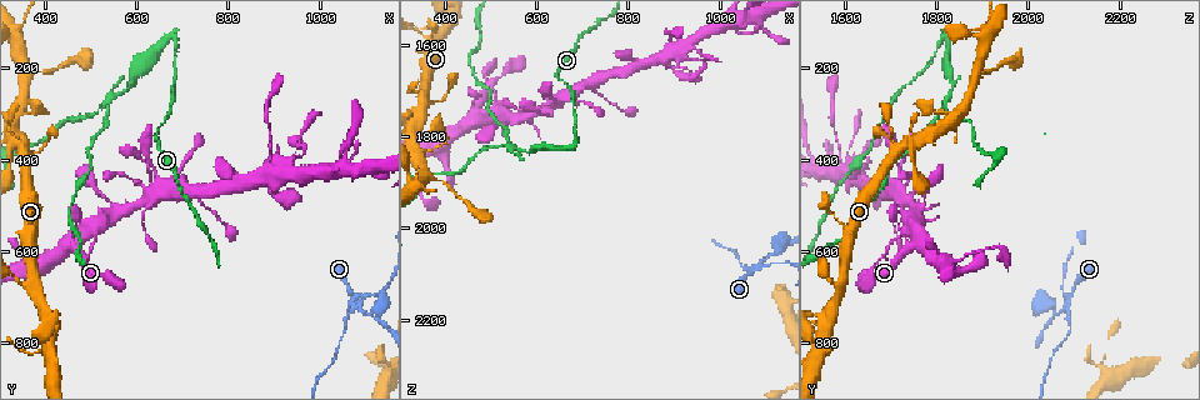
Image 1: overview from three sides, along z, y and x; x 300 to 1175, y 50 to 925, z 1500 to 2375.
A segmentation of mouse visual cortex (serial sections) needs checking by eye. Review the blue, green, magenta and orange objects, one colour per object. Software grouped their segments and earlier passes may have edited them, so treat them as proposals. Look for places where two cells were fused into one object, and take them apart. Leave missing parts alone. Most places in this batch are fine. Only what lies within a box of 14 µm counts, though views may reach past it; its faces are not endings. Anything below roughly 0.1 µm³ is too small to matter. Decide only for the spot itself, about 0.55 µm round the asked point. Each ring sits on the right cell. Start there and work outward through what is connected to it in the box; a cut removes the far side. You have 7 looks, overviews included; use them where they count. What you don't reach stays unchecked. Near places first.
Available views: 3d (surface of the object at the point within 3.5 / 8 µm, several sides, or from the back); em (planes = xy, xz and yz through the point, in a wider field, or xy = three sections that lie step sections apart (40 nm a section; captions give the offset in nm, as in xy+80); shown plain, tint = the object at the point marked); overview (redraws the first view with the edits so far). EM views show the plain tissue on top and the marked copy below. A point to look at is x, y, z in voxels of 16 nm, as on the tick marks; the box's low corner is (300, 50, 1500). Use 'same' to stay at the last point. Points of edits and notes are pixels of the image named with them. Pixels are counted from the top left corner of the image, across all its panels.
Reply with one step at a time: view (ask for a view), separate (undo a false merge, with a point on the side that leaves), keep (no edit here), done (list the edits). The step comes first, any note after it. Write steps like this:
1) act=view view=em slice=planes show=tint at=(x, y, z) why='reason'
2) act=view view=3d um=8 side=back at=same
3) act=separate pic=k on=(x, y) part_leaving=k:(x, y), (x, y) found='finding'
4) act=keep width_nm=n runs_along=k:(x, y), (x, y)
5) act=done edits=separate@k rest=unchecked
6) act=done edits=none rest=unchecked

act=view view=3d um=3.5 at=(1065, 700, 2095) why='three-way junction'

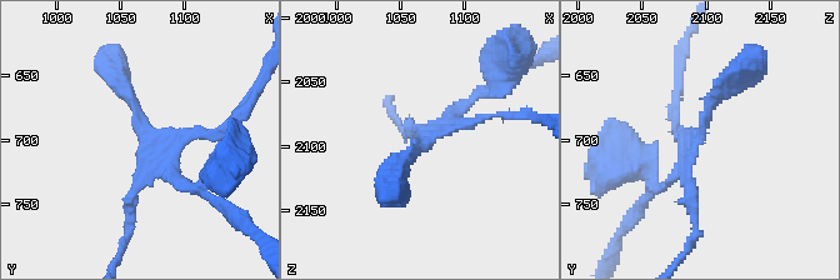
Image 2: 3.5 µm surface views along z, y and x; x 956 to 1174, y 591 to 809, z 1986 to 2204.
act=view view=em slice=xy step=1 show=tint at=(1070, 700, 2094)

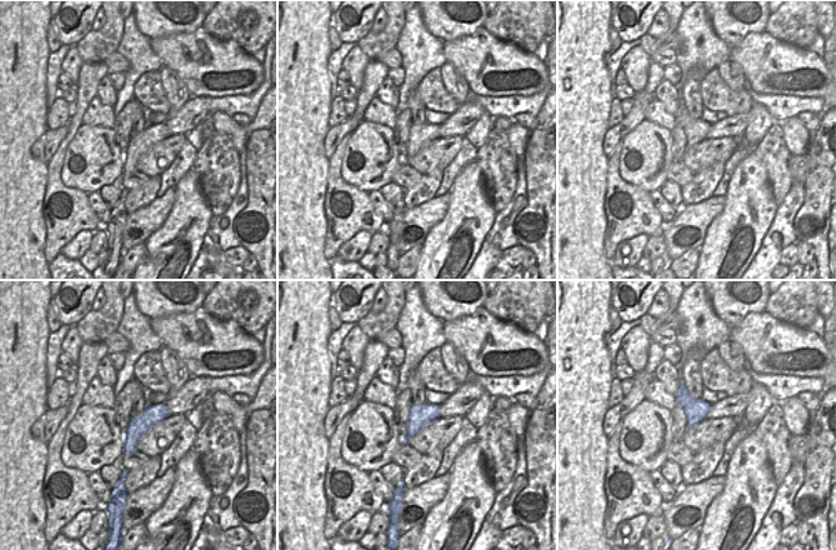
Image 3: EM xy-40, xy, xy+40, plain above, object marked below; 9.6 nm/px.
act=keep found='continuous, no second cell'

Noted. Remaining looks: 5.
act=view view=3d um=8 at=(900, 390, 1585) why='narrows sharply'

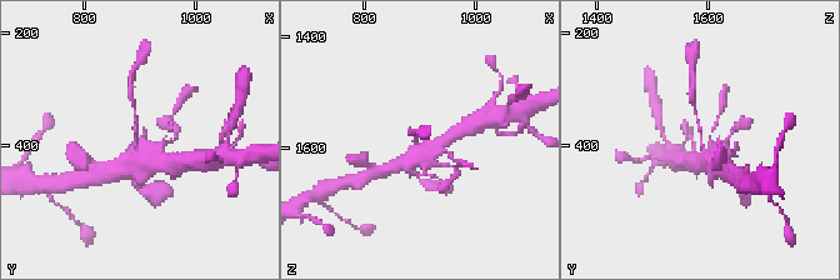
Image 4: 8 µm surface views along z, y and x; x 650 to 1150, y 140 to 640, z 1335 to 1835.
act=view view=3d um=3.5 side=back at=(900, 390, 1585)

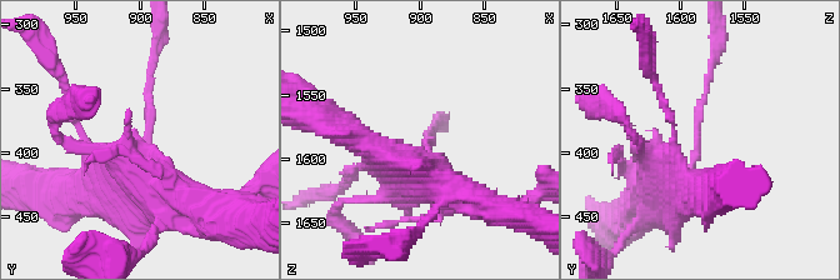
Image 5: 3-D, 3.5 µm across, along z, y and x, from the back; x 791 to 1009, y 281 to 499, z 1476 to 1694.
act=view view=em slice=xy step=3 show=tint at=(896, 390, 1588) arm_widths_nm=100,500

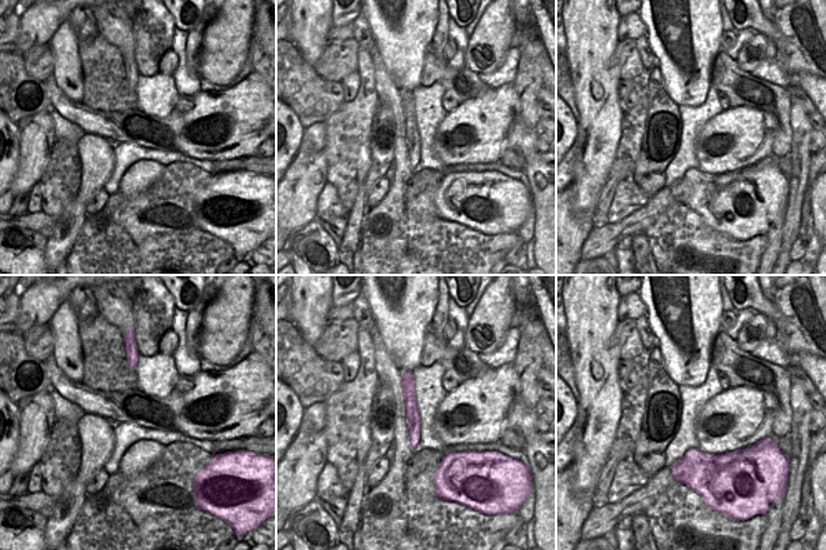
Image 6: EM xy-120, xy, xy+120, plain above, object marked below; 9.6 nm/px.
act=keep runs_along=6:(406, 374), (414, 423), (412, 445) found='all the same cell'

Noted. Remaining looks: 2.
act=view view=3d um=3.5 at=(690, 165, 1800) why='a narrow waist'

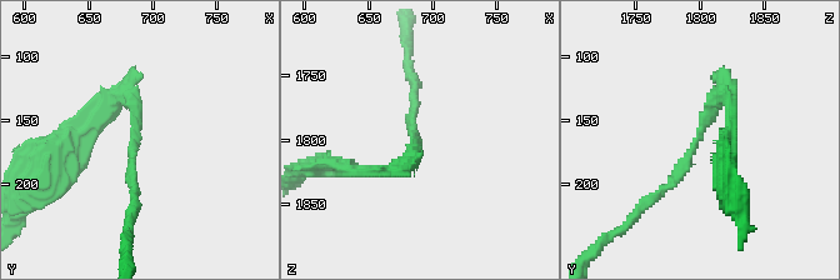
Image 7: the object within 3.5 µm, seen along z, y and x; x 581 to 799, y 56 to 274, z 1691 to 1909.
act=view view=em slice=xy step=5 show=tint at=(686, 160, 1798) why='now the EM'

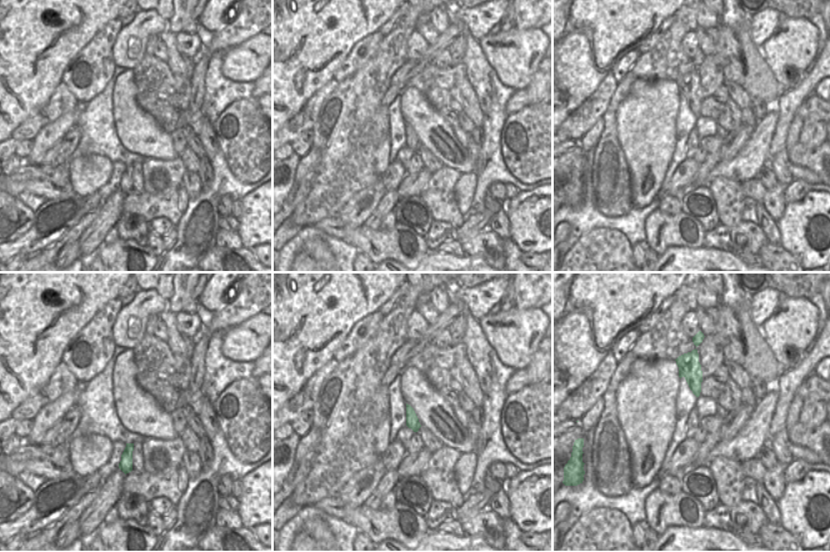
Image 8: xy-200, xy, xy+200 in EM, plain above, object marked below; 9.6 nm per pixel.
act=separate pic=7 on=(368, 169) found='a second cell is stuck on'

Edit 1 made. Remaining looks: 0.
act=done edits=separate@7 rest=unchecked

